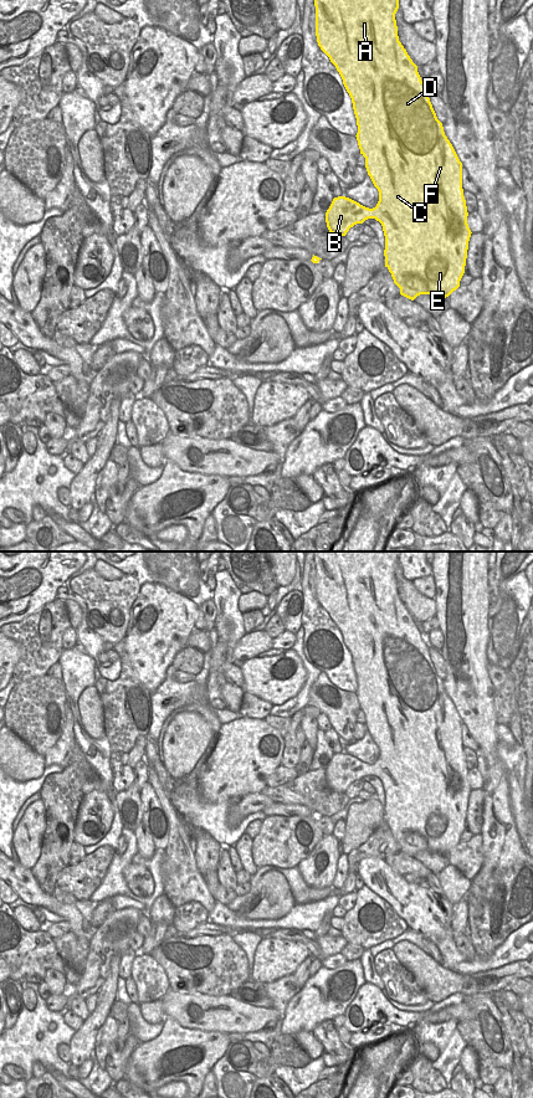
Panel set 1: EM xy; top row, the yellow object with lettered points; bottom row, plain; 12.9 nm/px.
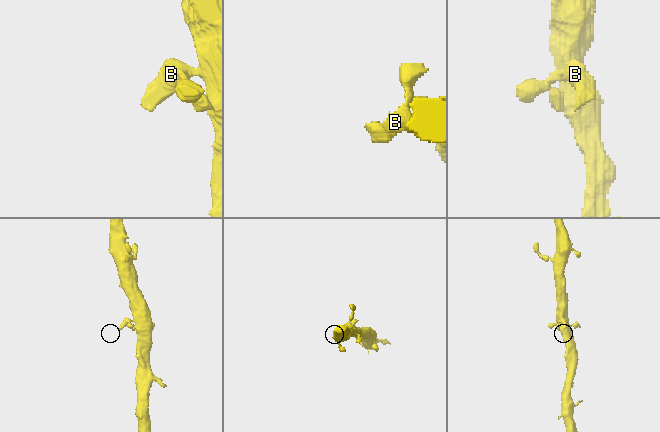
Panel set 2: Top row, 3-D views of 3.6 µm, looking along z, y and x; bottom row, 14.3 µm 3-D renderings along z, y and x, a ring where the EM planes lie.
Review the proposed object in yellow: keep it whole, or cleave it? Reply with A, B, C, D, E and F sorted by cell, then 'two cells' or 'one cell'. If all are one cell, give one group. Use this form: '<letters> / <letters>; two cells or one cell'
A B C D E F; one cell

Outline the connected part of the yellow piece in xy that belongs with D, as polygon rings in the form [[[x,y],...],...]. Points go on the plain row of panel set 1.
[[[314,551],[314,563],[318,602],[335,622],[352,655],[360,710],[379,748],[379,758],[373,765],[345,753],[334,754],[326,769],[327,784],[335,792],[345,792],[354,781],[375,775],[385,792],[385,824],[400,851],[411,857],[420,851],[446,855],[460,843],[472,790],[462,745],[462,719],[436,673],[417,622],[399,597],[395,576],[399,551]]]

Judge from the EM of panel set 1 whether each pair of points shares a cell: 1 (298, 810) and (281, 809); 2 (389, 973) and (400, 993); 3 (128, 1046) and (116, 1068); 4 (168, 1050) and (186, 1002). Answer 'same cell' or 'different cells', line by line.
1: same cell
2: same cell
3: same cell
4: different cells

